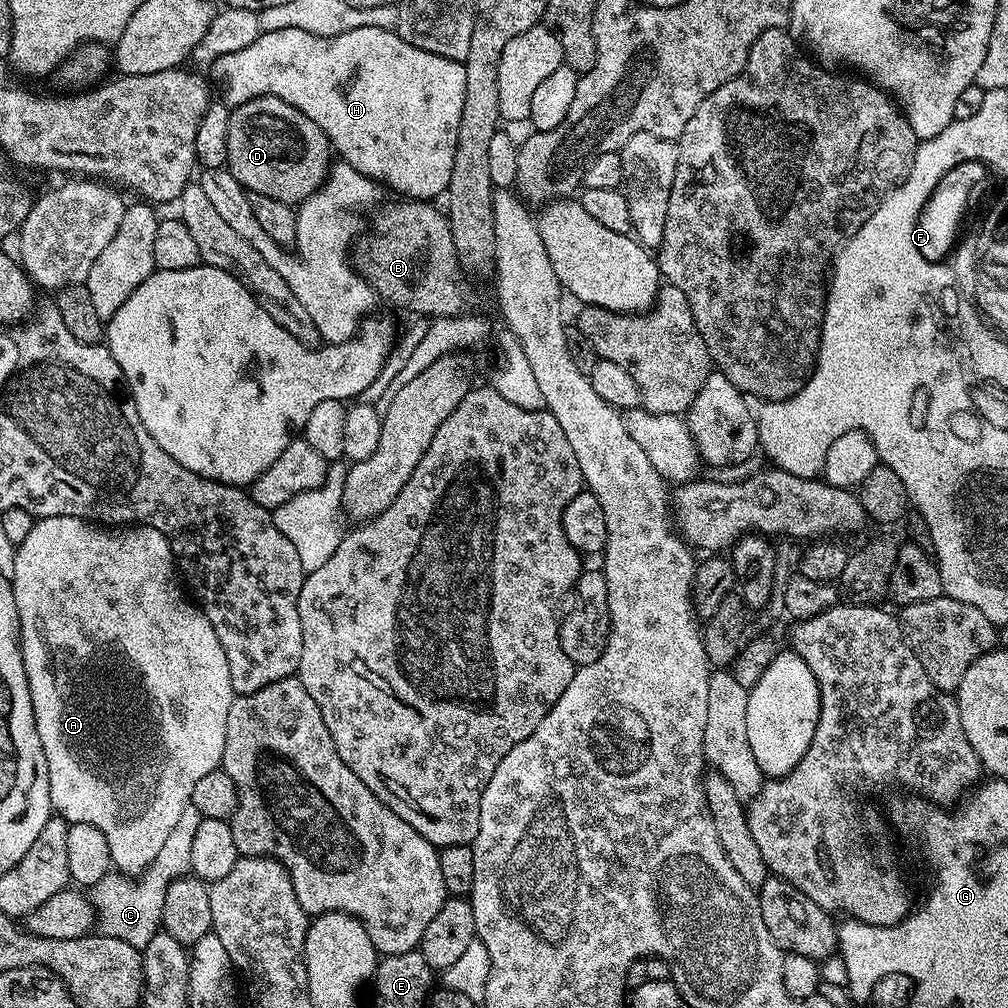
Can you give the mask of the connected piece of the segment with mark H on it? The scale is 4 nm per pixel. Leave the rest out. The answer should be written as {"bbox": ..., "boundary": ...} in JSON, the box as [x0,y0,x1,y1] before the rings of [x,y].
{"bbox":[210,26,466,201],"boundary":[[[362,26],[358,30],[346,30],[337,36],[319,36],[310,34],[306,30],[274,30],[273,32],[261,32],[260,37],[246,50],[238,50],[234,54],[222,54],[210,65],[210,84],[218,95],[219,103],[228,107],[229,110],[242,106],[248,100],[259,96],[277,96],[282,98],[290,106],[294,106],[310,122],[314,122],[326,134],[329,145],[334,149],[335,155],[343,163],[354,166],[358,174],[366,174],[369,178],[385,189],[393,188],[410,200],[435,201],[435,196],[443,197],[448,190],[450,182],[450,170],[454,170],[454,150],[458,146],[458,122],[462,122],[462,102],[466,102],[466,74],[459,63],[446,62],[440,56],[429,55],[426,50],[412,48],[409,42],[397,37],[392,30],[373,30],[370,26]]]}

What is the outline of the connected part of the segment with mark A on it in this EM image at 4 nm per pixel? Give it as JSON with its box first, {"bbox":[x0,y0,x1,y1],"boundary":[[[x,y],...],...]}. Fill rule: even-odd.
{"bbox":[10,516,234,874],"boundary":[[[46,516],[37,519],[26,542],[17,547],[14,574],[10,579],[14,602],[18,606],[20,653],[30,686],[34,722],[38,726],[38,738],[42,742],[50,774],[52,811],[69,824],[86,822],[89,826],[102,830],[106,843],[110,845],[113,865],[121,873],[139,874],[152,865],[154,858],[158,858],[158,850],[162,850],[166,838],[170,838],[182,810],[186,810],[186,806],[192,803],[195,784],[204,775],[217,771],[223,765],[226,714],[230,714],[234,699],[226,650],[222,650],[222,642],[218,642],[218,634],[214,634],[210,618],[206,618],[200,605],[186,591],[178,575],[176,557],[172,555],[170,542],[161,532],[145,524],[101,526],[91,520],[79,520],[77,516]]]}

